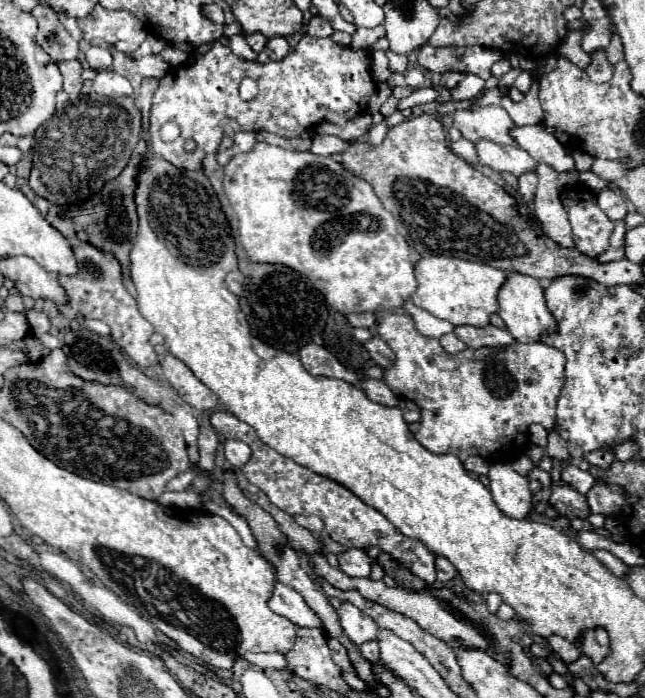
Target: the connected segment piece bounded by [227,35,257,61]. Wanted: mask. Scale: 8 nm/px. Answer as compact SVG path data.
M233 35L233 37L229 37L229 45L227 45L227 47L231 49L233 55L237 55L237 57L241 57L241 59L253 61L253 59L257 57L257 53L251 51L251 47L245 43L245 37L243 37L243 35Z

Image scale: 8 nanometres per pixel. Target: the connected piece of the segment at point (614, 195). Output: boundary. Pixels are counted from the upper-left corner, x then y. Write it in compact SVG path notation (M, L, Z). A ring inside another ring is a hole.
M605 187L597 193L597 203L611 221L619 221L627 213L627 199L613 187Z

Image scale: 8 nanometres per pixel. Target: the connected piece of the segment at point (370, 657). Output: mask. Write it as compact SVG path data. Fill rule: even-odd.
M367 641L367 643L363 643L363 645L359 647L359 651L361 651L361 655L363 655L367 661L377 661L377 659L379 659L379 645L377 645L377 641Z

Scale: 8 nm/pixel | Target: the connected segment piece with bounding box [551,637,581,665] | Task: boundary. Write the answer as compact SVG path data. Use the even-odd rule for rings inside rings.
M553 637L551 639L553 641L553 651L563 659L563 663L573 663L573 661L577 661L579 659L579 647L575 647L573 643L569 643L567 639L563 639L563 637Z

